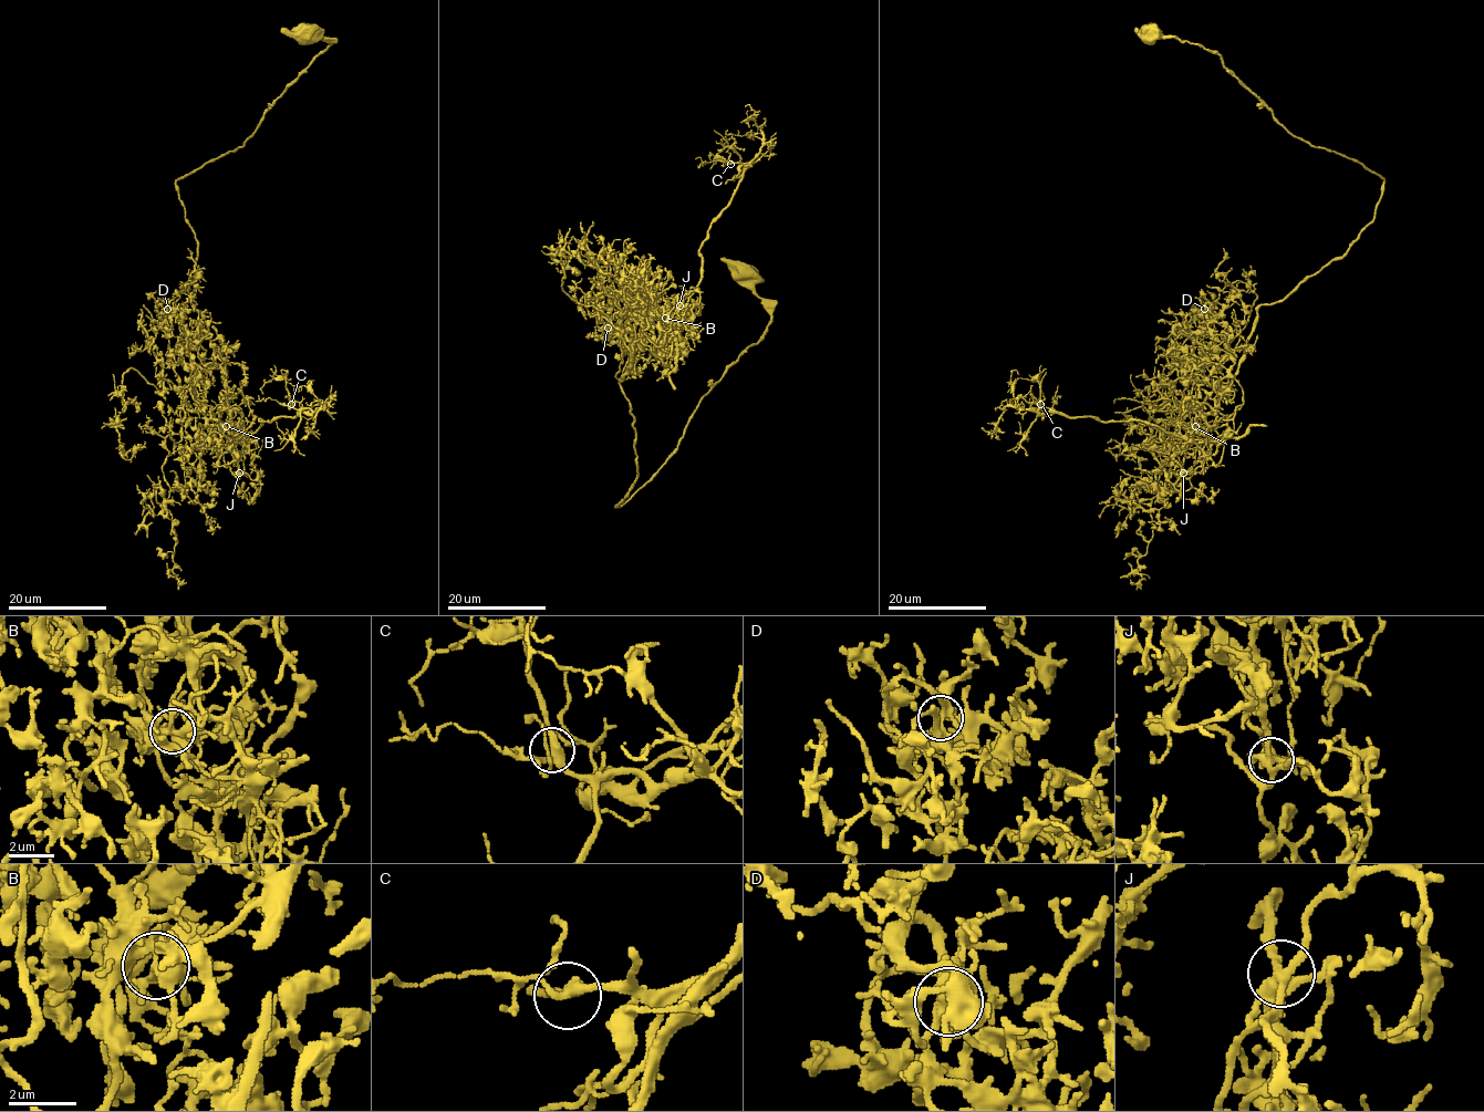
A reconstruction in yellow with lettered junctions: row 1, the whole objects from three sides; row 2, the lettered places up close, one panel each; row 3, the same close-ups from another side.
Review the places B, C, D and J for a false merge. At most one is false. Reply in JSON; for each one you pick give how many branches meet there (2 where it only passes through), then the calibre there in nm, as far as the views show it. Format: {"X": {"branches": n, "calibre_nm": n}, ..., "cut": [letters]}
{"B": {"branches": 10, "calibre_nm": 320}, "cut": ["B"]}

